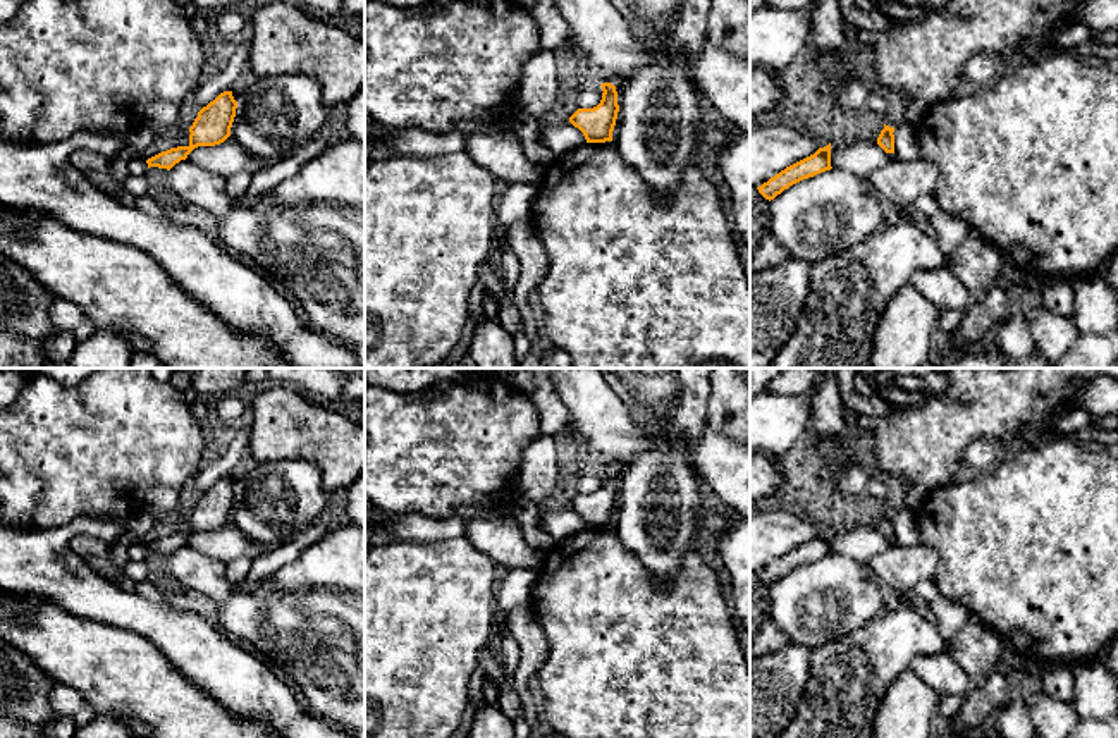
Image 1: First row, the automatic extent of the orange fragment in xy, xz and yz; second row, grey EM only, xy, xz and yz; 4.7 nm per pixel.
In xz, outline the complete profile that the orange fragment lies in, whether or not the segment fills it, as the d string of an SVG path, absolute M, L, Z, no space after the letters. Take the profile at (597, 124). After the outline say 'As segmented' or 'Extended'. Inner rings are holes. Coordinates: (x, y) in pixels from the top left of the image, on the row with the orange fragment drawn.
M611 83L600 86L604 91L600 103L593 108L578 108L569 117L569 122L583 132L587 143L612 141L612 131L619 112L617 91Z. As segmented

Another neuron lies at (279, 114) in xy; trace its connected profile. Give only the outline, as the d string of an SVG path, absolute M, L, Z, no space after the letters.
M310 76L258 77L239 96L230 138L261 162L284 158L322 132L327 107Z

